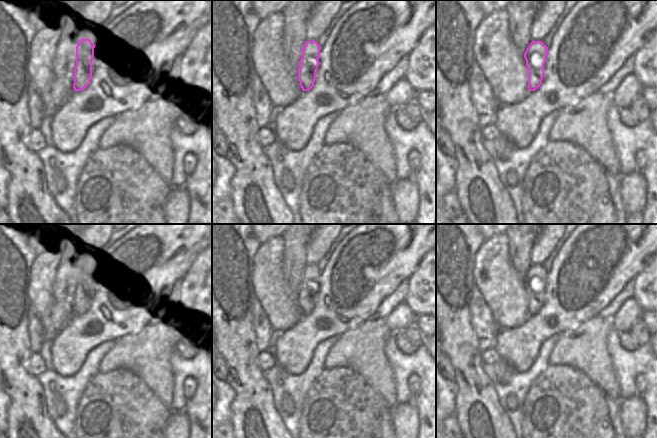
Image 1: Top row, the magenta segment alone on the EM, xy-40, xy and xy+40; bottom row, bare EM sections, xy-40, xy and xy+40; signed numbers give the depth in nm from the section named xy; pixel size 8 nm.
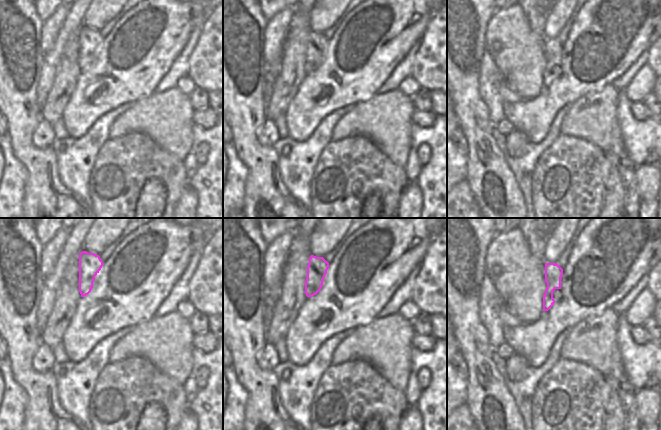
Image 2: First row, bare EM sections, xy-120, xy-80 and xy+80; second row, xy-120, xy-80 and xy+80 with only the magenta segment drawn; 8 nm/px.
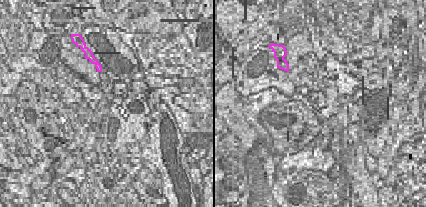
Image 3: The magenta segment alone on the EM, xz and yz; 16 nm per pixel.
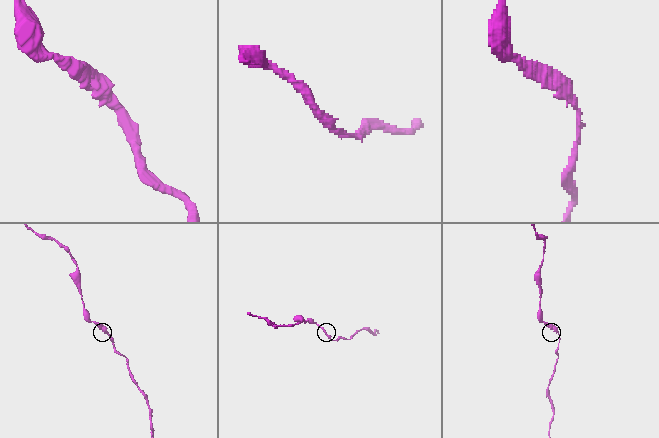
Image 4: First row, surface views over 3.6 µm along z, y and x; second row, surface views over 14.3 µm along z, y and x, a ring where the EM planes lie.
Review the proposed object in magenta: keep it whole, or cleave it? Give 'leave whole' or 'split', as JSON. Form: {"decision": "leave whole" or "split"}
{"decision": "leave whole"}

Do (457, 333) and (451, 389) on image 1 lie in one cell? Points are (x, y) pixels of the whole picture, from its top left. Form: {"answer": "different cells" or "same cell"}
{"answer": "different cells"}

